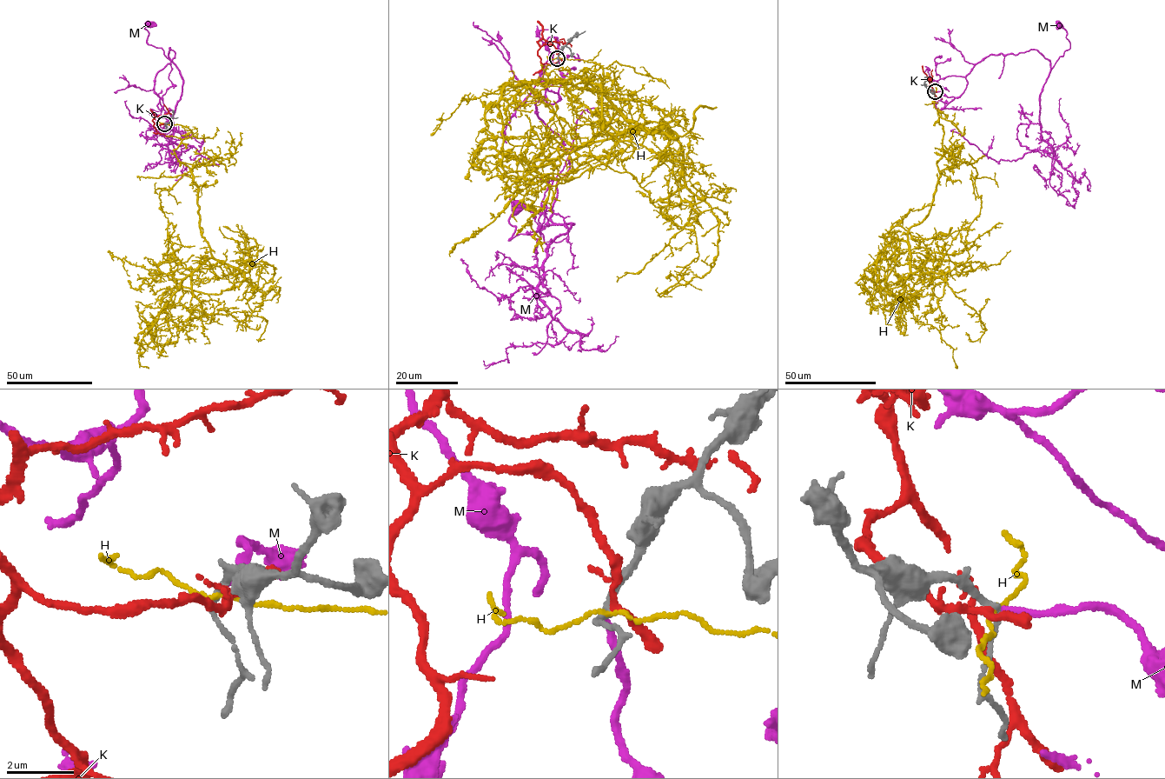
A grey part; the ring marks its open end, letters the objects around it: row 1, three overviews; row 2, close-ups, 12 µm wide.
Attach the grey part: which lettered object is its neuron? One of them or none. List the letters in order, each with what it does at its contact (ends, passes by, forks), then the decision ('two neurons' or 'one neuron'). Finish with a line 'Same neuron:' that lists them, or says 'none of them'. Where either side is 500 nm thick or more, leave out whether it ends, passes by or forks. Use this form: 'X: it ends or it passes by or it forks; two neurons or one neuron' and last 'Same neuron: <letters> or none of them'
H: it passes by; two neurons
K: it forks; two neurons
M: it ends; one neuron
Same neuron: M

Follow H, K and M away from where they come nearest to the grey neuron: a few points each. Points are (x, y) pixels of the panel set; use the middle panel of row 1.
H: (558, 57), (603, 69), (566, 94), (600, 129), (680, 144), (674, 270)
K: (559, 57), (553, 46), (541, 45), (538, 42), (543, 38), (566, 43), (559, 39)
M: (558, 58), (559, 100), (536, 102), (569, 170), (551, 224), (509, 240), (518, 207)

